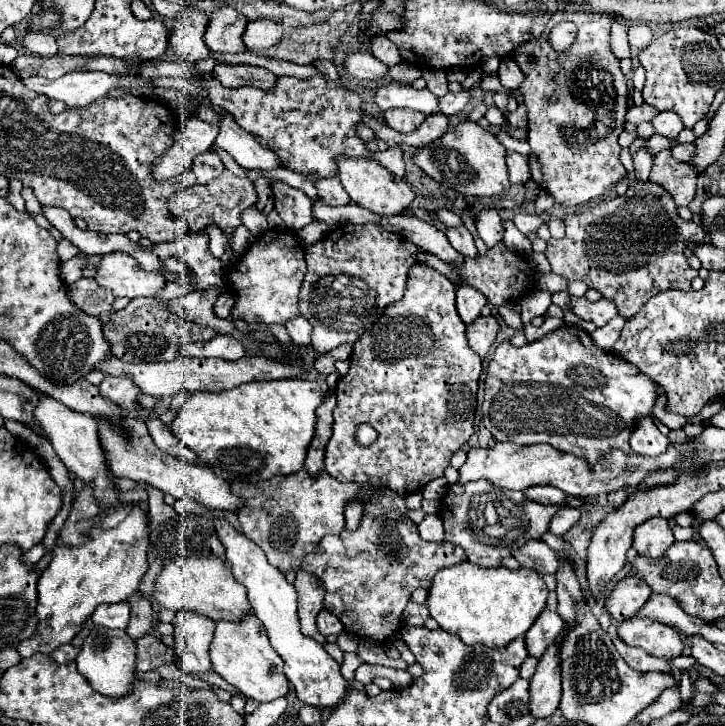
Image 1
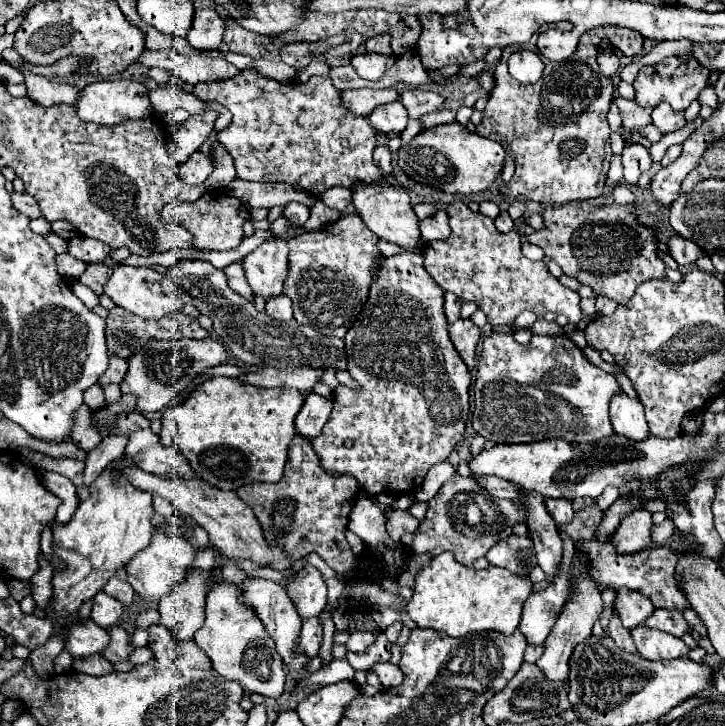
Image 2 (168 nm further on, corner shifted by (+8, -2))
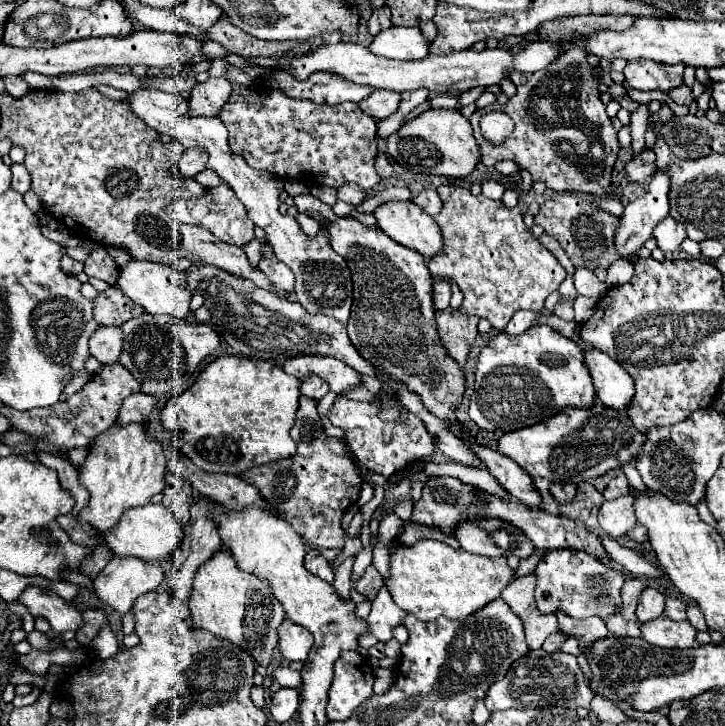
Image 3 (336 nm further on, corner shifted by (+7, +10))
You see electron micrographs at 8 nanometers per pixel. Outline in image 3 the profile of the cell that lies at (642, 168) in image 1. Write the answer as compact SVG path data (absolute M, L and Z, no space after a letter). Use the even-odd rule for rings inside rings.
M641 104L633 114L631 114L631 138L633 138L633 150L641 152L645 146L645 130L649 126L649 108L647 104Z

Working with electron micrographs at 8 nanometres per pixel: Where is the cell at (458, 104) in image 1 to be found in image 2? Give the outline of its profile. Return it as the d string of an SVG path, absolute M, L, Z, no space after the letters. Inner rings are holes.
M406 90L402 94L402 104L408 110L408 116L424 116L432 110L440 110L444 104L444 98L436 92L424 92L424 90Z

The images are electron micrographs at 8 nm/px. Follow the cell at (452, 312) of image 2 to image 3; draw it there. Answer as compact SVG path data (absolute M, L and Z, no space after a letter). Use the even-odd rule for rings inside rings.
M437 282L431 288L431 296L433 296L433 306L437 310L443 310L449 306L449 298L451 298L451 288L447 282Z

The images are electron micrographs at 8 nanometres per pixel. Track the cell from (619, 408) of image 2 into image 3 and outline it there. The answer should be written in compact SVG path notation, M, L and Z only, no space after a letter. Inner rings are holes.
M591 348L581 350L583 364L591 372L595 382L595 396L609 408L619 412L627 410L627 400L631 400L631 392L635 392L631 384L631 376L605 352Z

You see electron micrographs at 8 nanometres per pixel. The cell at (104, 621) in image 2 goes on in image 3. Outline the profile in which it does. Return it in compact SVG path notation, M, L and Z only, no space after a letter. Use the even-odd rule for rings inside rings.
M113 556L109 560L109 564L97 574L97 578L93 580L93 588L95 588L95 594L107 602L113 610L117 610L119 614L127 614L129 608L133 606L135 598L141 596L143 592L149 592L149 590L155 590L161 580L163 580L163 568L157 564L157 562L147 562L147 560L141 560L141 558L135 558L135 556Z

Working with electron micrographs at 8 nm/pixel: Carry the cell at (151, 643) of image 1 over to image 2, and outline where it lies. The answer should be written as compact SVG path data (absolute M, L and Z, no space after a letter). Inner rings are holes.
M122 626L110 628L110 648L106 648L104 658L108 658L114 664L116 662L126 662L132 652L134 652L134 646L130 642L128 632Z

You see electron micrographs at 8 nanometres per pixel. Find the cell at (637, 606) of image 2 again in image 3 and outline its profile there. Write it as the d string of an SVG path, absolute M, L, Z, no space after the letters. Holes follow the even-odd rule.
M647 588L647 592L643 592L643 596L639 598L639 608L637 608L637 618L639 622L649 622L655 620L659 616L663 616L665 612L665 594L657 588Z

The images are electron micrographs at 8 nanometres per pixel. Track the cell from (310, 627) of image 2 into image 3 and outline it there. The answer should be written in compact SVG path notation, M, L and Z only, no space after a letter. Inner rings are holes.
M285 620L279 626L279 650L281 650L283 658L305 662L311 646L313 646L311 632L307 632L305 628L299 628L299 624Z

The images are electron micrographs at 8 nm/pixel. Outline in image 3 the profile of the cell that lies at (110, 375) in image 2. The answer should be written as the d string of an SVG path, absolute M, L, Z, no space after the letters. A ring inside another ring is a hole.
M97 328L89 338L89 354L95 356L101 364L111 364L119 360L121 342L123 332L119 332L119 328Z

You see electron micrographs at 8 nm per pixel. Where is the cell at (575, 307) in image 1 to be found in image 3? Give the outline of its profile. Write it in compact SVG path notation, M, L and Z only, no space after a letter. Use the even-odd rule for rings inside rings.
M447 184L437 194L443 202L435 222L443 234L443 254L427 264L435 276L453 278L461 292L461 314L487 318L497 332L503 332L517 310L541 312L545 298L561 286L567 272L557 258L531 234L519 206L505 208L501 200L473 196L469 190Z

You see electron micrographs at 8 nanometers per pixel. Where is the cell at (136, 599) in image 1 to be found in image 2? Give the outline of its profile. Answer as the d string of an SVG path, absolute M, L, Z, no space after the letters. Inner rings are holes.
M118 570L116 576L112 576L112 580L108 580L108 584L104 586L104 592L110 594L110 596L114 596L116 600L122 600L122 604L124 604L126 608L134 604L136 592L134 592L134 588L132 588L130 582L128 582L126 570Z

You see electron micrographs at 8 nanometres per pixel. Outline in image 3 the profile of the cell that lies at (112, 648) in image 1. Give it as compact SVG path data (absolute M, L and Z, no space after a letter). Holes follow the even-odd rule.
M27 586L17 598L33 618L43 618L55 632L75 632L81 624L81 610L41 586Z

